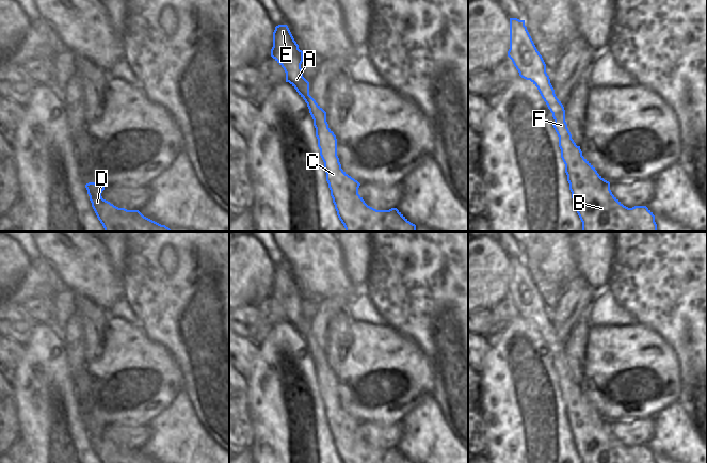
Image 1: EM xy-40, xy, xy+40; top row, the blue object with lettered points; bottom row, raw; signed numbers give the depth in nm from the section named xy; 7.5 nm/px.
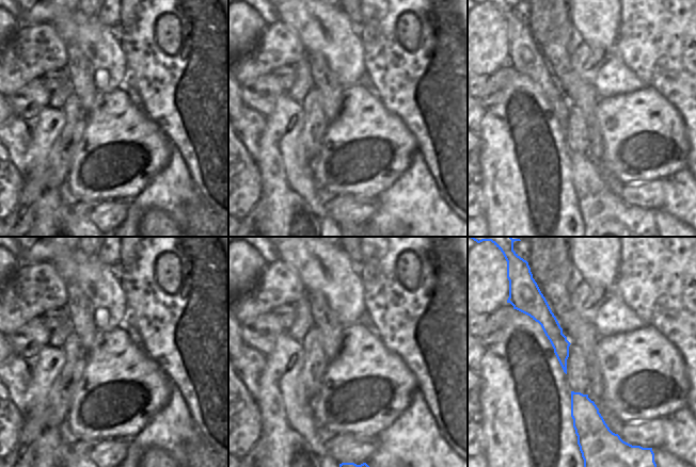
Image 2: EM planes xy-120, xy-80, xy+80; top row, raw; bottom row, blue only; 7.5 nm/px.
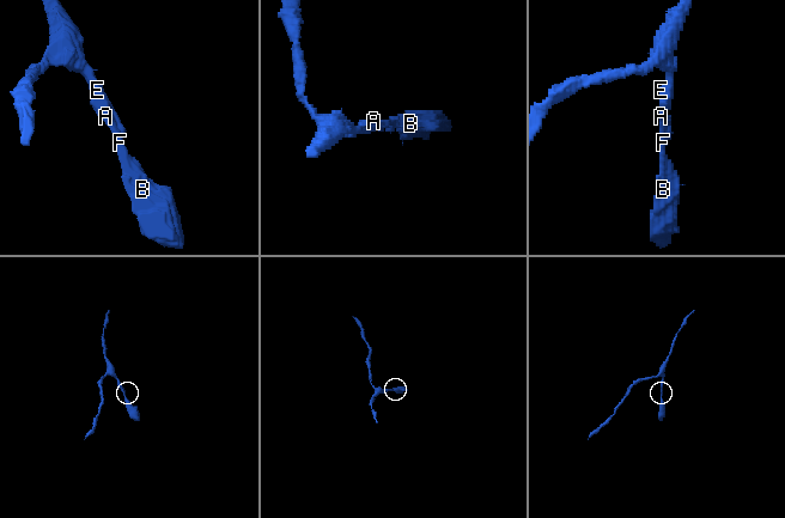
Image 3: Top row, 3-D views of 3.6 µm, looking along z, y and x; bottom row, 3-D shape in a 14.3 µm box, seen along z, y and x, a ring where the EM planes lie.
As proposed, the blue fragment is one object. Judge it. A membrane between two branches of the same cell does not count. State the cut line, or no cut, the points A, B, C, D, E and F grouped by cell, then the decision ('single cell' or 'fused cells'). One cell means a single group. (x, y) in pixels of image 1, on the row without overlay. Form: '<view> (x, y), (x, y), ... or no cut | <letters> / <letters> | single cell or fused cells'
no cut | A B C D E F | single cell

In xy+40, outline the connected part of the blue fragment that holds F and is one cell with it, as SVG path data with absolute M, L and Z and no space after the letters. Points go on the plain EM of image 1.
M510 257L510 288L508 296L512 299L519 315L530 319L537 326L542 337L552 352L555 358L552 365L559 376L561 397L565 403L572 437L582 463L656 463L655 454L646 445L634 445L632 447L624 445L612 433L610 421L605 419L582 395L580 385L577 385L572 378L565 361L564 346L555 333L549 315L546 312L546 303L525 265L525 259Z

